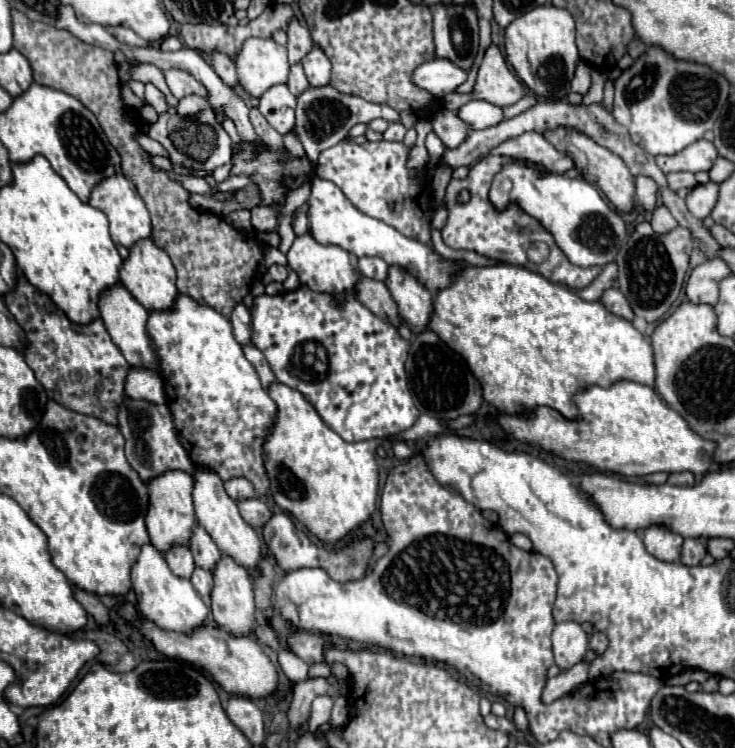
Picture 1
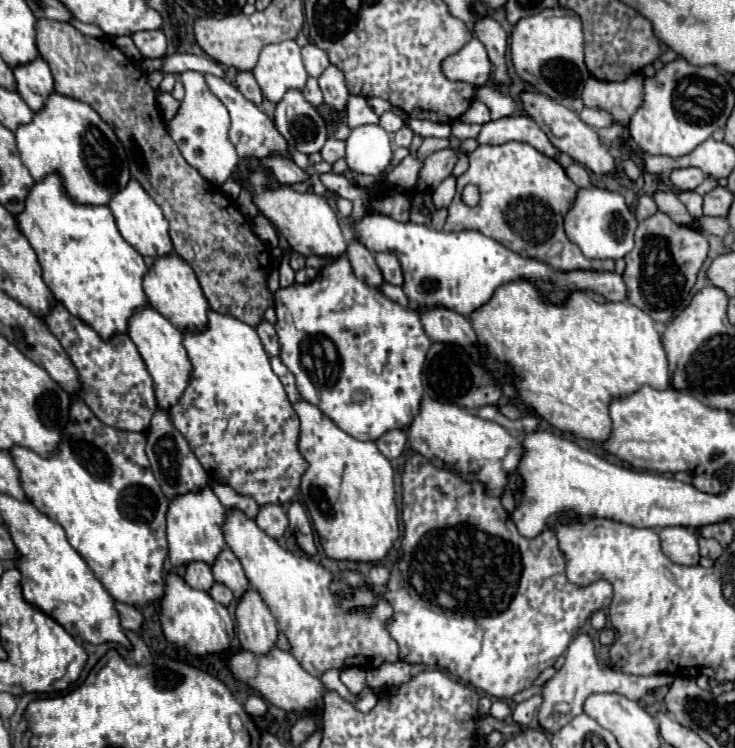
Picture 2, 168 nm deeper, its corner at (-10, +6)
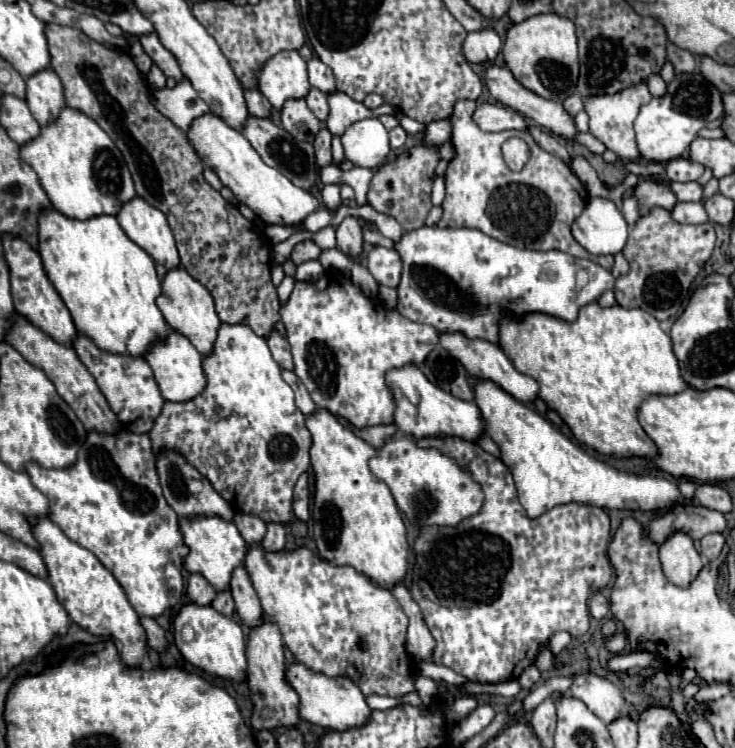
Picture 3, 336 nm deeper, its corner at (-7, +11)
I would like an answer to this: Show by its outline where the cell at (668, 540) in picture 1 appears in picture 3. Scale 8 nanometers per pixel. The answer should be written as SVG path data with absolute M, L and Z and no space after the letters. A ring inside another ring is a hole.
M673 533L659 545L663 573L675 585L689 585L703 567L703 561L687 533Z

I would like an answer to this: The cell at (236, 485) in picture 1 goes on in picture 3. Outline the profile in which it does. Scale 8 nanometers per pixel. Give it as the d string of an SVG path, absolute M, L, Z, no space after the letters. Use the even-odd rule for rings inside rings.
M233 513L233 523L237 525L241 537L245 537L245 541L249 543L261 543L263 535L265 535L265 521L261 521L259 517L251 515L251 513Z

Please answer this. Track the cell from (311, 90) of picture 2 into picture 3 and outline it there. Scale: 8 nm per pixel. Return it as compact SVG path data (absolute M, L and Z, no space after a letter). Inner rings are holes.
M311 89L309 95L305 97L305 101L307 101L309 109L317 115L317 119L319 119L319 121L325 121L327 111L329 111L329 105L327 105L327 97L325 97L325 93L321 93L319 89Z

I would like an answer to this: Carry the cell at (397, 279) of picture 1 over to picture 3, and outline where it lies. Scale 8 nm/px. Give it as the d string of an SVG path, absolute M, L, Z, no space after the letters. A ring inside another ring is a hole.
M441 333L439 343L443 349L447 349L455 359L459 359L465 365L469 377L479 379L479 381L493 381L521 403L531 403L537 397L537 391L539 391L537 381L529 375L519 373L513 367L513 363L509 361L509 357L501 351L499 345L493 345L493 343L483 341L483 339L469 339L463 333Z

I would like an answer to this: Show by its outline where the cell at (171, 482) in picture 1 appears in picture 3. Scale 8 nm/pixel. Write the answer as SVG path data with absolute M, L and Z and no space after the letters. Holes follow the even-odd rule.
M197 515L197 517L179 517L179 531L183 535L183 545L189 553L183 557L183 567L189 573L201 573L217 591L229 589L231 571L237 565L243 565L245 559L245 541L237 533L233 521L225 521L217 515Z

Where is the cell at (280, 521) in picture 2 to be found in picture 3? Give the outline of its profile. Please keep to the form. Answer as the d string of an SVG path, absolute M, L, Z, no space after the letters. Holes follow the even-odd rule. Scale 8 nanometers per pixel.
M269 521L267 523L267 533L263 537L263 549L267 551L281 551L285 547L285 529L281 523Z

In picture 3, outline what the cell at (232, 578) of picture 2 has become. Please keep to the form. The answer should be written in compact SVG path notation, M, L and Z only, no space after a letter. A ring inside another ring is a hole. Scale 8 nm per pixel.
M243 567L233 569L233 577L229 581L229 591L235 599L235 609L239 613L239 617L249 625L255 627L263 621L263 609L259 603L259 597L249 581L249 575Z

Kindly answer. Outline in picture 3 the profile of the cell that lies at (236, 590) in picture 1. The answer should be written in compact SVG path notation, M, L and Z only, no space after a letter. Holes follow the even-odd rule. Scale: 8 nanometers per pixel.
M263 621L257 627L251 627L247 639L247 683L251 689L253 701L253 717L251 727L253 731L261 729L275 729L275 727L293 727L299 723L297 715L297 693L285 681L285 657L283 657L283 641L281 633L275 623Z

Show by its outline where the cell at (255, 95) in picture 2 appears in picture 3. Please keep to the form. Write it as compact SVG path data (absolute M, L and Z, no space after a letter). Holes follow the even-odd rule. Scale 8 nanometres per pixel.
M245 89L245 103L249 113L255 117L269 117L271 113L271 103L257 89Z

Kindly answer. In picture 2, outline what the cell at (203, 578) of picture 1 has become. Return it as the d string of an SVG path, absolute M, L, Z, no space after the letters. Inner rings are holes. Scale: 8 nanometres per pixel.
M214 584L212 586L212 590L210 590L210 596L212 596L212 600L216 600L216 602L220 602L222 606L228 606L232 600L234 600L234 594L224 586L224 584Z

